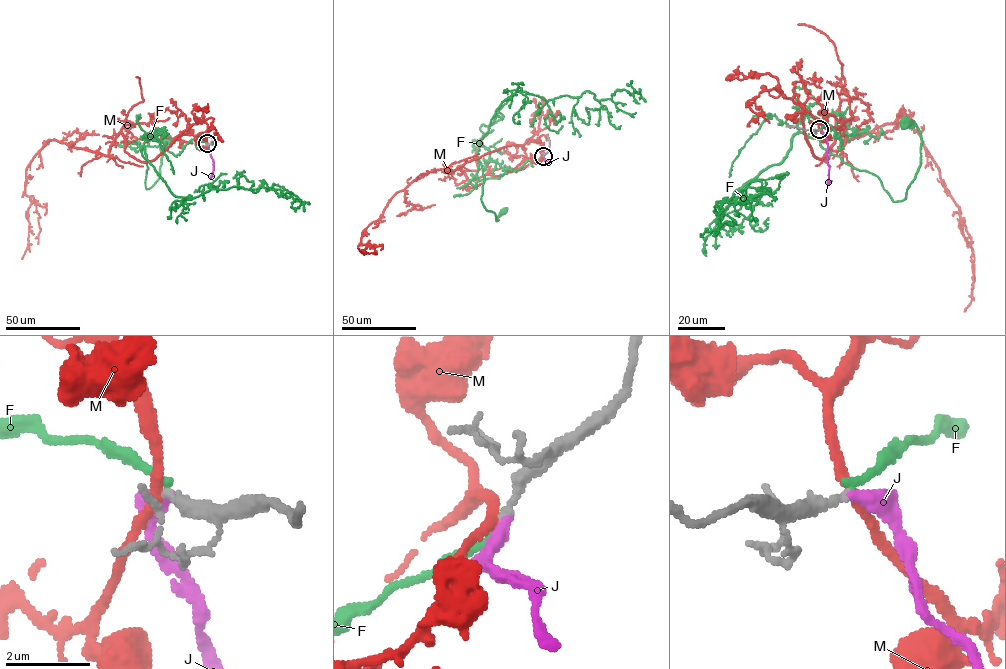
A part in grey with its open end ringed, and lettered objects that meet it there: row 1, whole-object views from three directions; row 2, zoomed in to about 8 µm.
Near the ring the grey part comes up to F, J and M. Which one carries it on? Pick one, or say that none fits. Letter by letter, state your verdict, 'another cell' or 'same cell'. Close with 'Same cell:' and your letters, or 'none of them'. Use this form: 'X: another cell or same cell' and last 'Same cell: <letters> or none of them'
F: another cell
J: another cell
M: another cell
Same cell: none of them

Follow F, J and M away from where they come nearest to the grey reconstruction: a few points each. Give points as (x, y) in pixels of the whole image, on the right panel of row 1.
F: (819, 129), (842, 148), (823, 121), (797, 125), (897, 202), (920, 162), (905, 123)
J: (819, 129), (827, 141), (829, 181), (832, 180)
M: (819, 129), (795, 95), (818, 158), (838, 112), (840, 148), (887, 123), (917, 132), (970, 239), (964, 311)

